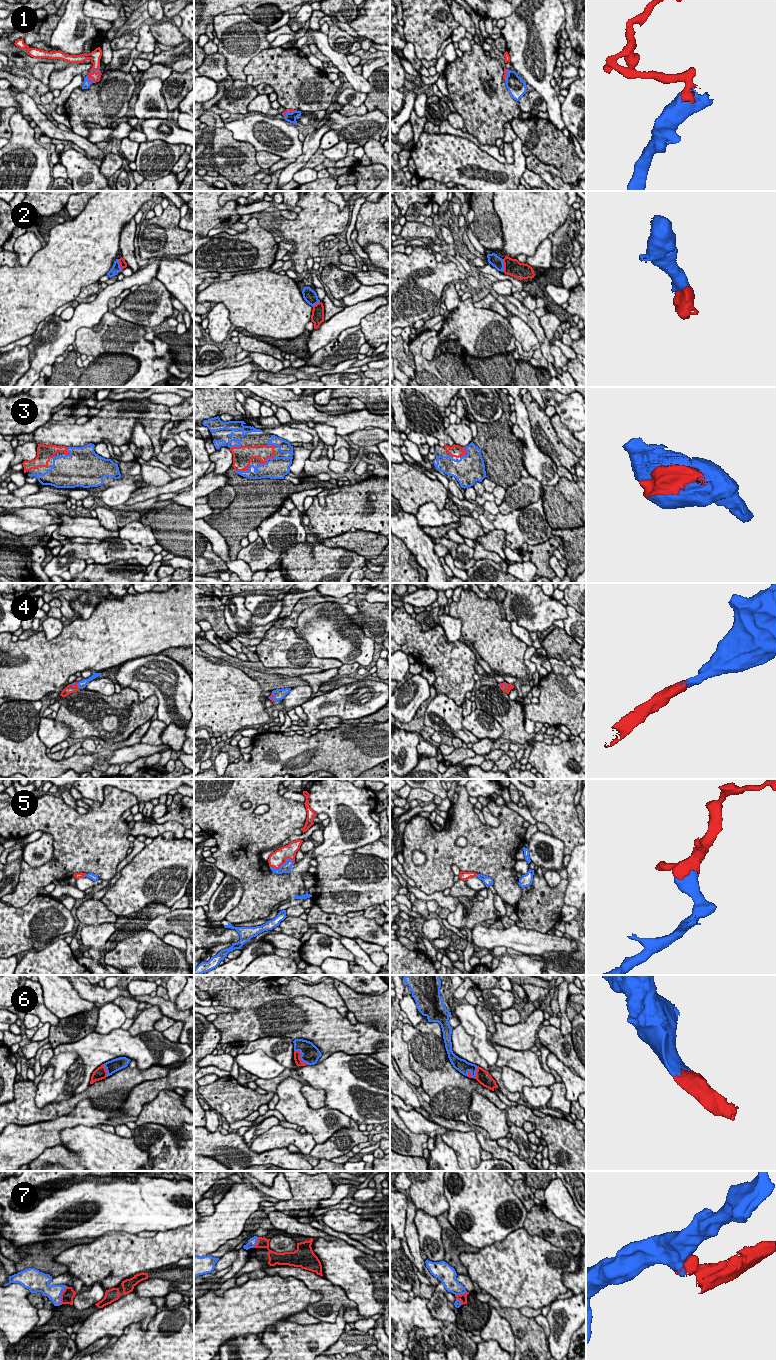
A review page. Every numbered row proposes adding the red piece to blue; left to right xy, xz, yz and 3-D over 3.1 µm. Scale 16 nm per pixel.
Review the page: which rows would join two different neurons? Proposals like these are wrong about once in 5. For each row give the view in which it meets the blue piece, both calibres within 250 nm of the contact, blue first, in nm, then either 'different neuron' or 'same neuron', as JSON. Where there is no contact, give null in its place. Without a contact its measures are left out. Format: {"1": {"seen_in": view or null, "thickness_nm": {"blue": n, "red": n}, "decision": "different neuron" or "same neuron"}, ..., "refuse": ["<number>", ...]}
{"1": {"seen_in": "xy", "thickness_nm": {"blue": 130, "red": 130}, "decision": "same neuron"}, "2": {"seen_in": "xy", "thickness_nm": {"blue": 130, "red": 120}, "decision": "same neuron"}, "3": {"seen_in": "xz", "thickness_nm": {"blue": 160, "red": 320}, "decision": "same neuron"}, "4": {"seen_in": "xy", "thickness_nm": {"blue": 130, "red": 140}, "decision": "same neuron"}, "5": {"seen_in": "xz", "thickness_nm": {"blue": 160, "red": 240}, "decision": "same neuron"}, "6": {"seen_in": "xz", "thickness_nm": {"blue": 280, "red": 120}, "decision": "same neuron"}, "7": {"seen_in": "xy", "thickness_nm": {"blue": 240, "red": 200}, "decision": "different neuron"}, "refuse": ["7"]}

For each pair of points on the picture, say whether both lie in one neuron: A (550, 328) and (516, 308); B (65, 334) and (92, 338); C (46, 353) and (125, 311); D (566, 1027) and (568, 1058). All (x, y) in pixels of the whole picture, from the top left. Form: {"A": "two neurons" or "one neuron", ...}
{"A": "two neurons", "B": "two neurons", "C": "two neurons", "D": "two neurons"}

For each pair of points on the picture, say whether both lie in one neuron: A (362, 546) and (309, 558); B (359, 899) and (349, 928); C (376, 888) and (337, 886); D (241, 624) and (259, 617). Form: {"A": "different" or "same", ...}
{"A": "different", "B": "different", "C": "same", "D": "different"}

